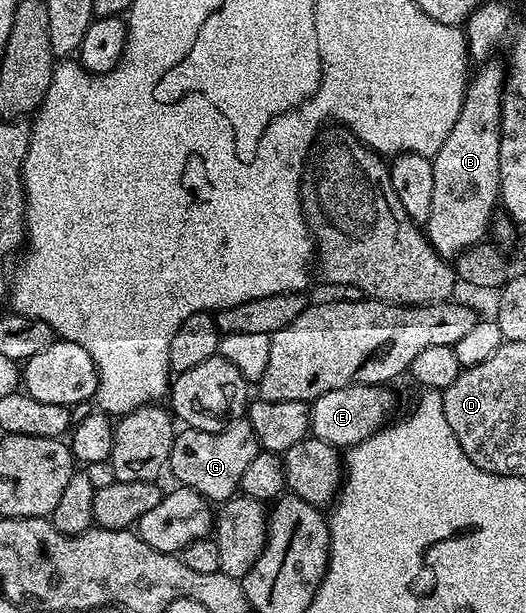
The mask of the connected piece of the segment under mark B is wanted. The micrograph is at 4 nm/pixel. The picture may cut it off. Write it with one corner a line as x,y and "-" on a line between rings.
485,61
468,80
463,105
459,109
459,117
455,117
455,125
451,133
447,133
447,141
439,145
439,153
432,156
435,173
435,190
431,192
431,217
423,224
423,230
431,246
446,261
453,261
457,256
475,246
490,234
494,222
493,210
498,210
501,194
501,166
499,165
499,149
501,148
501,98
505,92
507,67
504,62

